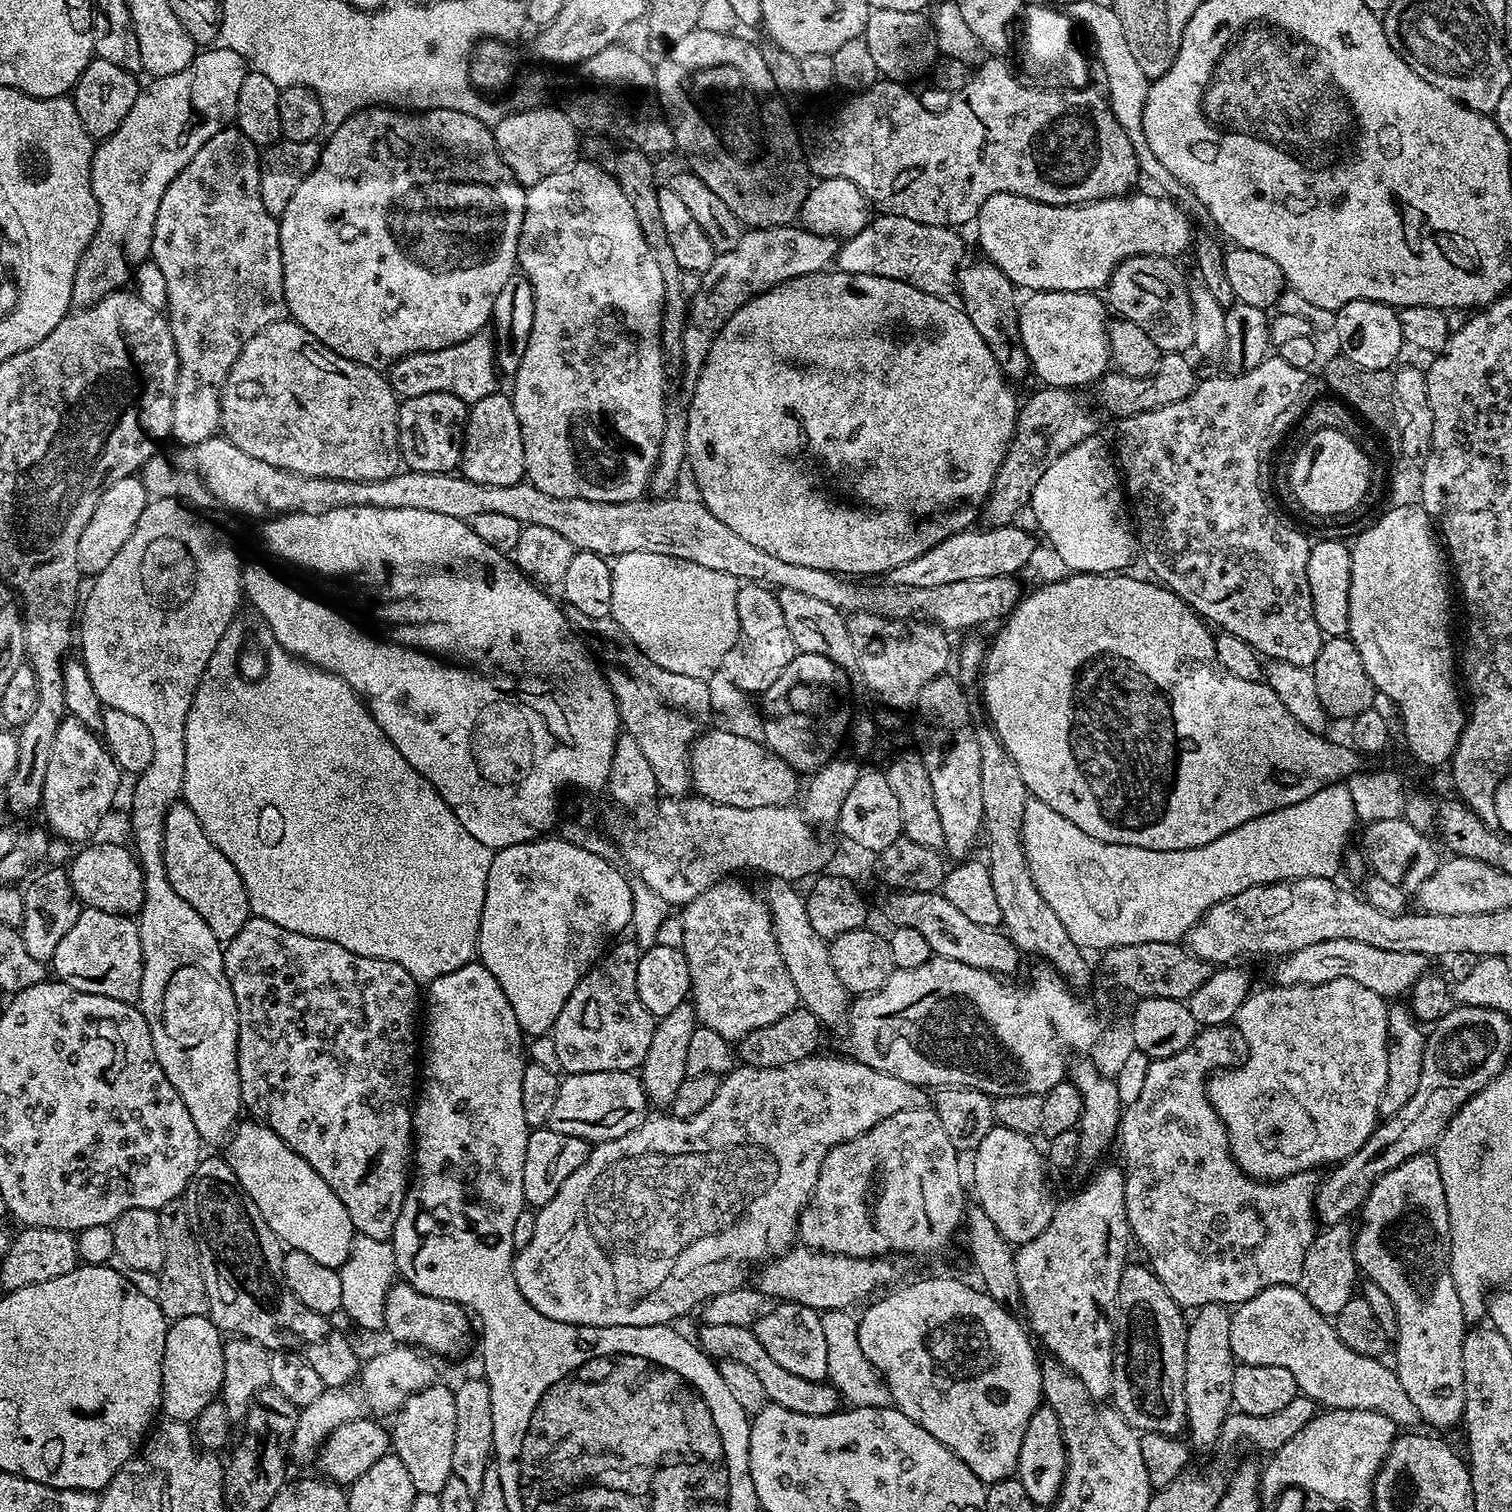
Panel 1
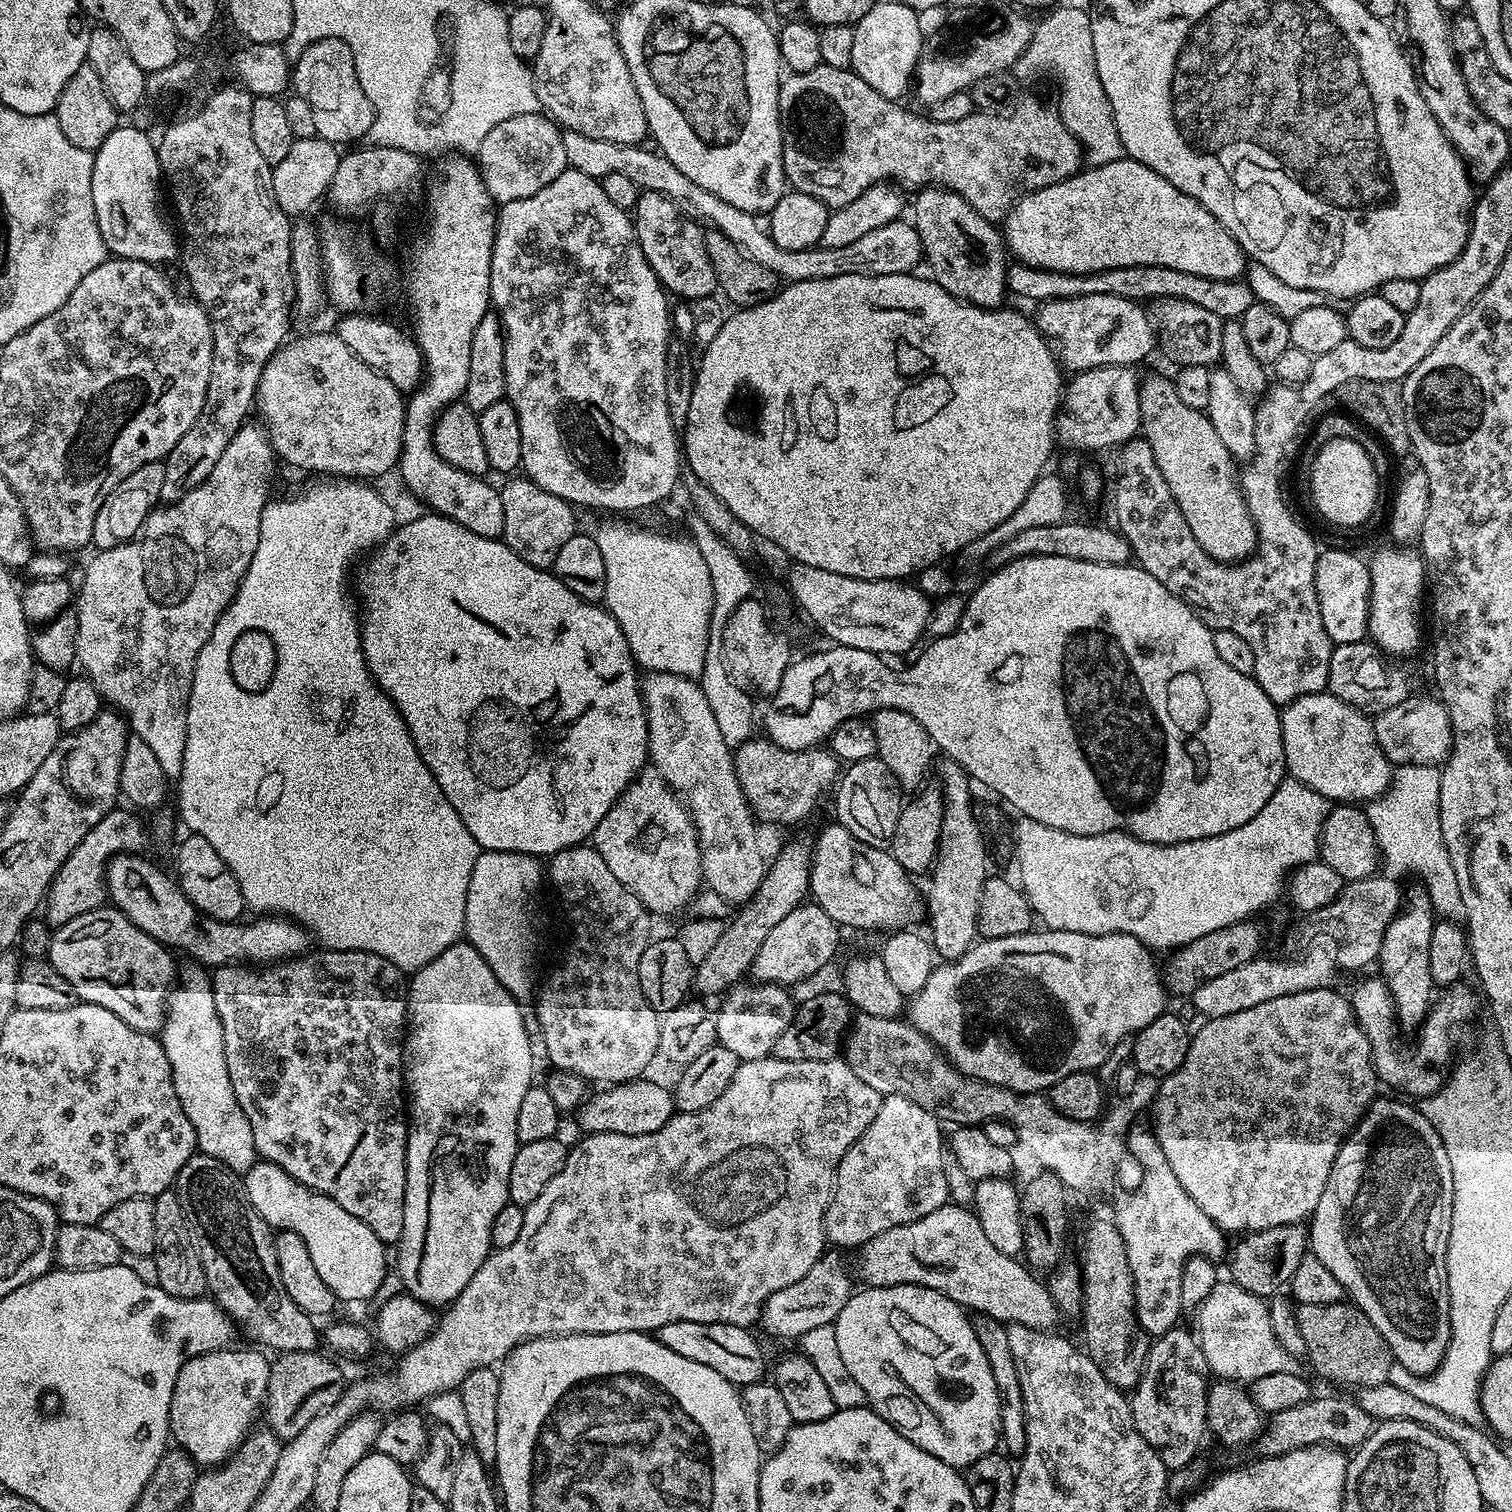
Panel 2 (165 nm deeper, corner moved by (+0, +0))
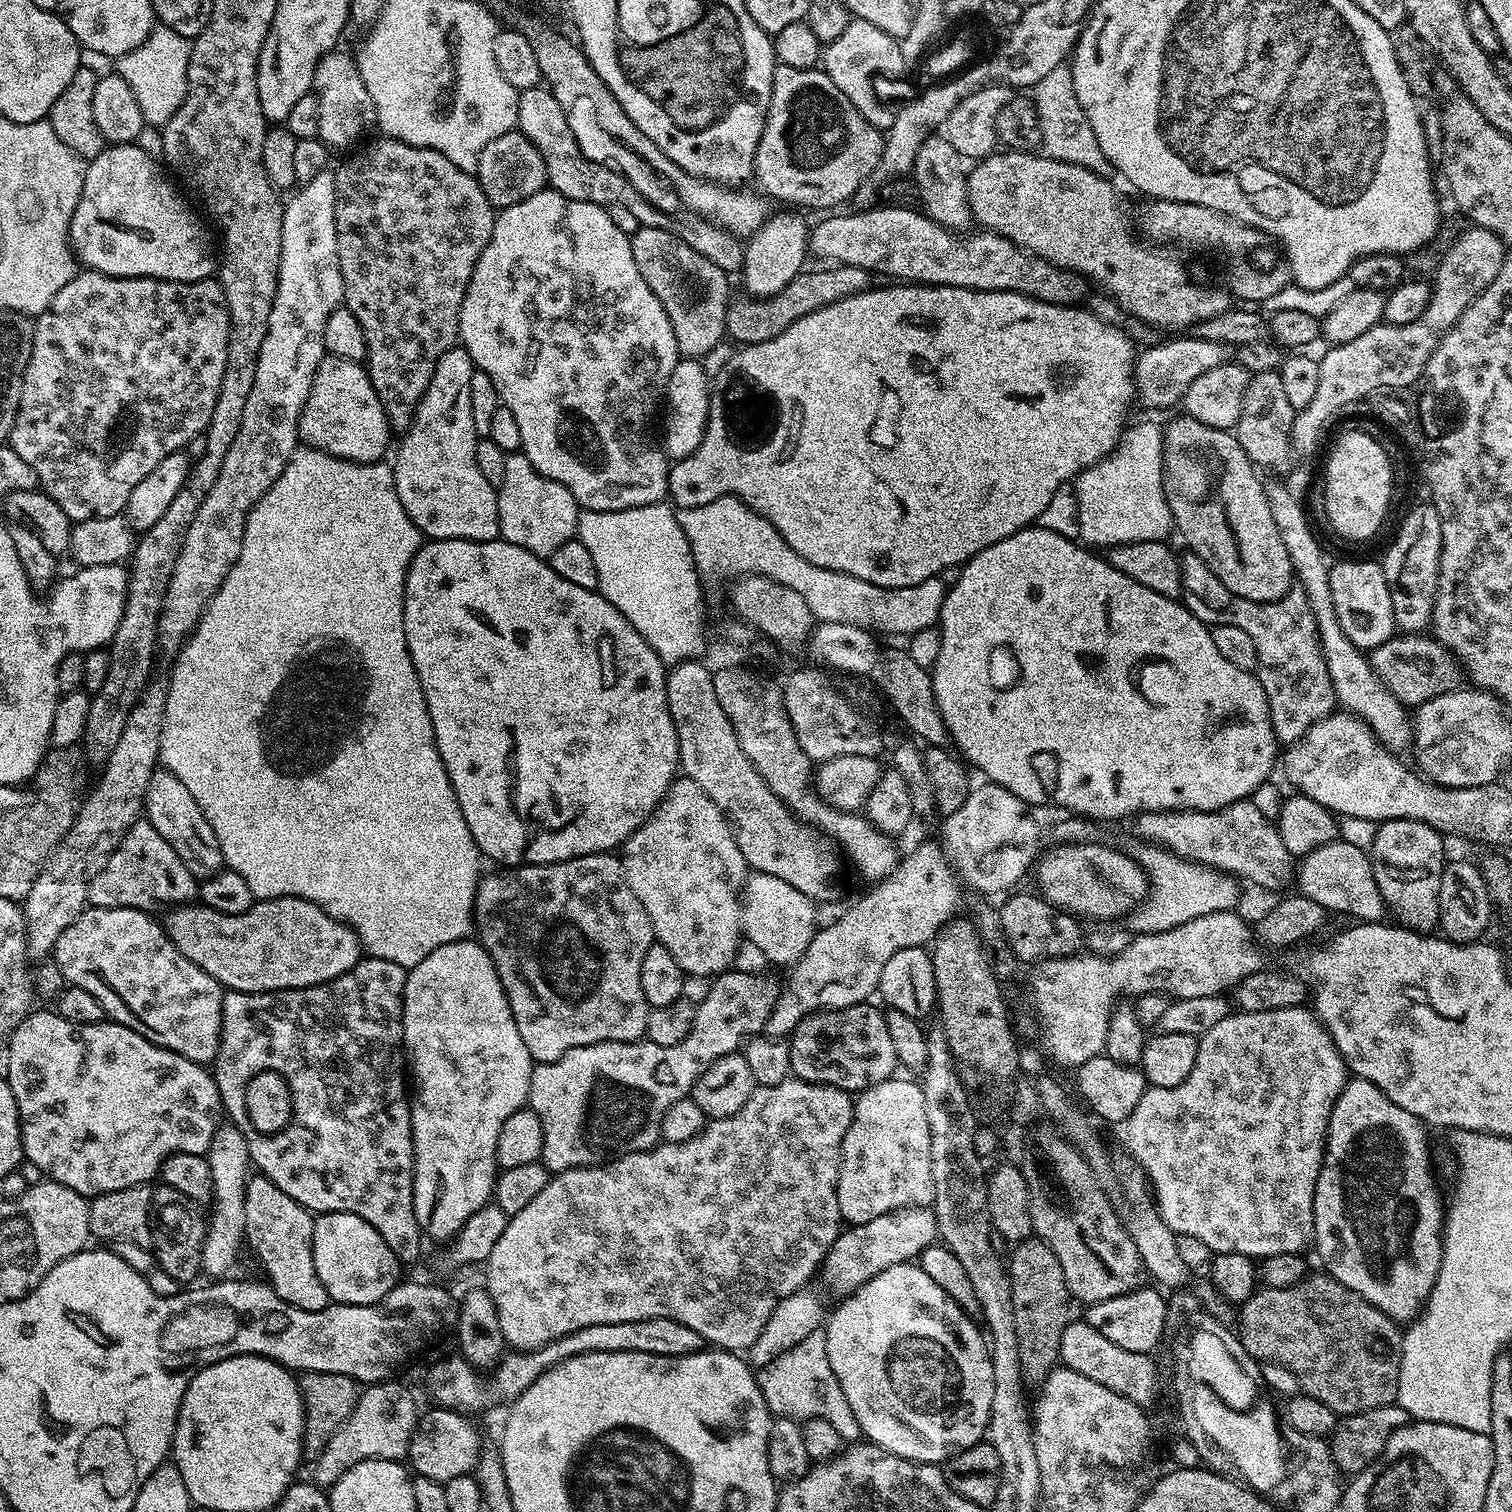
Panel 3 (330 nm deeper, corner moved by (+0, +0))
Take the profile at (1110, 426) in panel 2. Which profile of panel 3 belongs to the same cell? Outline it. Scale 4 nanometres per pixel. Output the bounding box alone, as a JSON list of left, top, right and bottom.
[1134,334,1229,408]

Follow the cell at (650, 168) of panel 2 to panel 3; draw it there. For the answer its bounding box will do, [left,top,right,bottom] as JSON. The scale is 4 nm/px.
[516,86,744,274]

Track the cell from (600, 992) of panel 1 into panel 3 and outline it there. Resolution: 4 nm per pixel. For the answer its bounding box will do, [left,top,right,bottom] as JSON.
[474,852,654,1064]

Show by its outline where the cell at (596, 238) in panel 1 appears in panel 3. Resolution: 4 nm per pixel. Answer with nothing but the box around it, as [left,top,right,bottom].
[458,190,678,512]

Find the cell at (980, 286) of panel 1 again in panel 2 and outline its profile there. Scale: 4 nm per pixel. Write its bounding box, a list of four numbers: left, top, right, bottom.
[914,186,1010,308]

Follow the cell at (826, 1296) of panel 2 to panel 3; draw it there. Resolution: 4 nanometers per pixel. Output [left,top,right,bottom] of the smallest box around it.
[822,1207,937,1298]

